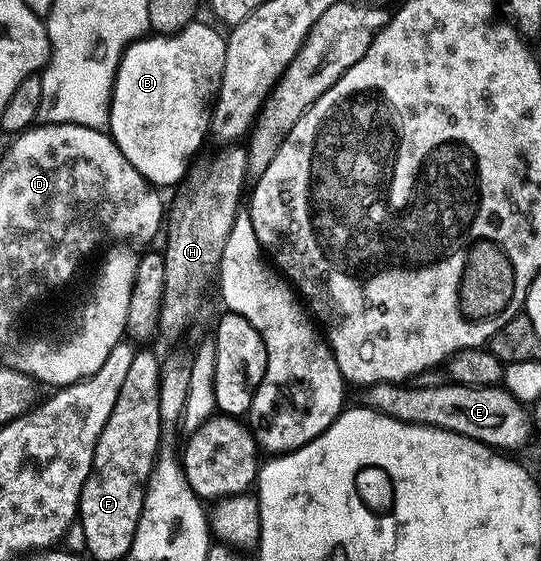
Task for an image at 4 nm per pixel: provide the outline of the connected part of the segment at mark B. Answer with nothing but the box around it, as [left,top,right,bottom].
[108,20,226,188]

